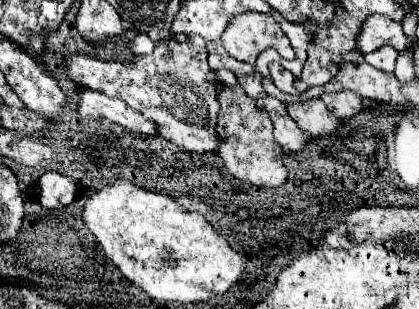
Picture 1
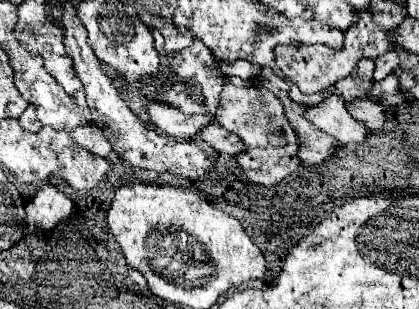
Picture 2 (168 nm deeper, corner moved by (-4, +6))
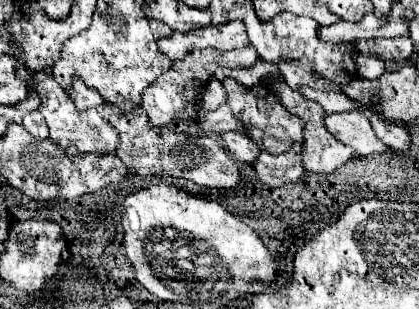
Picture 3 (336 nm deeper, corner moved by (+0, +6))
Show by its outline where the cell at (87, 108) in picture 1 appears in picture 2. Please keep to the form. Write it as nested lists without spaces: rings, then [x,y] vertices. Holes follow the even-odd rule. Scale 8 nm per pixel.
[[[154,102],[148,106],[152,126],[158,128],[160,134],[168,134],[174,138],[188,138],[192,140],[206,124],[218,122],[214,116],[188,116],[174,106]]]

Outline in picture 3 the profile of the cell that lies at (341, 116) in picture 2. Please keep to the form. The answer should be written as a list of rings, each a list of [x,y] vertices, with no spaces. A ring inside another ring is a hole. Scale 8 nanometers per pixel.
[[[350,110],[342,114],[326,114],[324,124],[330,134],[334,134],[342,144],[354,148],[358,156],[388,152],[388,148],[374,134],[368,122],[368,116],[360,110]]]

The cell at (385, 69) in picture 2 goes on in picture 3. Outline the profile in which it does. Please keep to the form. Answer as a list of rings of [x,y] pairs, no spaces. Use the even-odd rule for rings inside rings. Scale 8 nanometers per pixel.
[[[360,54],[358,56],[358,72],[362,78],[376,80],[378,76],[382,76],[386,72],[386,62],[382,58],[376,58],[376,56]]]

